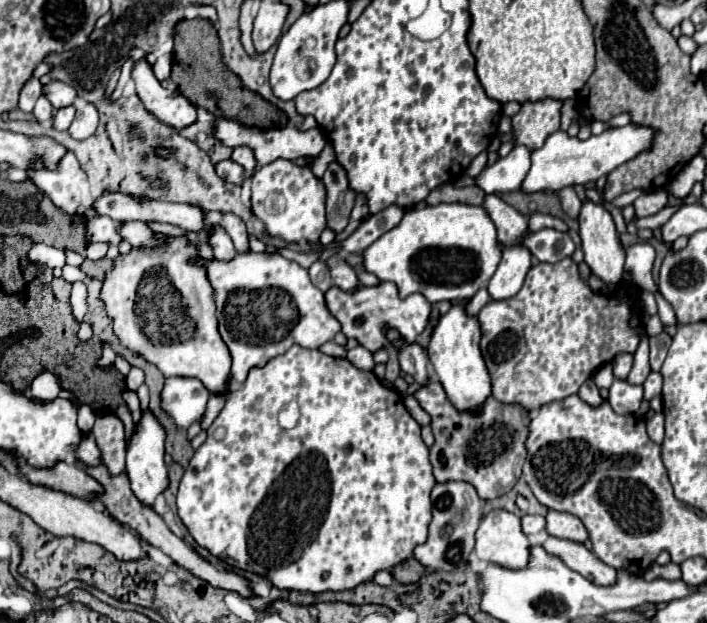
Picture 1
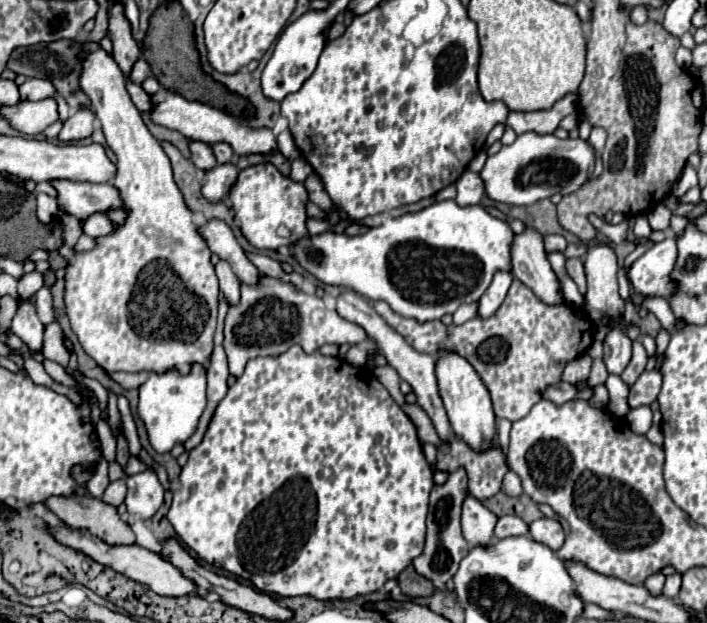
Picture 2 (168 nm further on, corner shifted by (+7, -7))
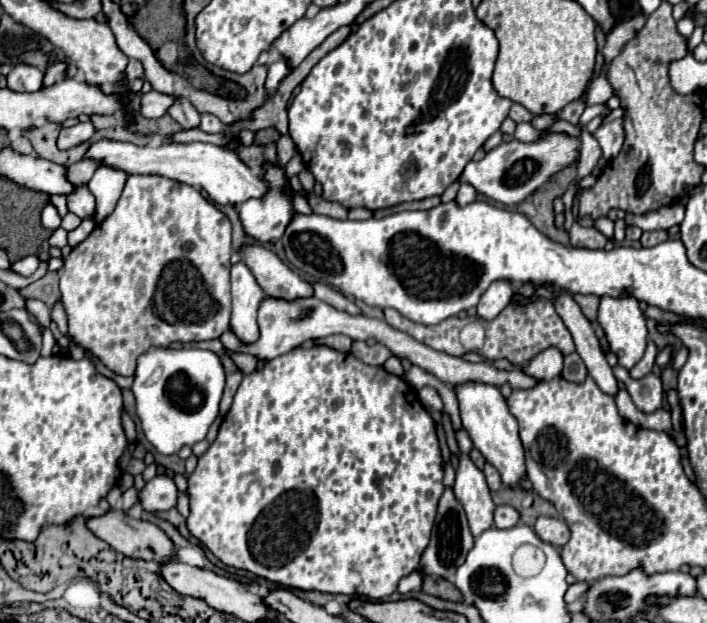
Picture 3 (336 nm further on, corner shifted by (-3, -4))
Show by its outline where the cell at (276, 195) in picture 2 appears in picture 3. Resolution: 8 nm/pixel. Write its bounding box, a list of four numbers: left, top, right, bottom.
[240,165,296,243]

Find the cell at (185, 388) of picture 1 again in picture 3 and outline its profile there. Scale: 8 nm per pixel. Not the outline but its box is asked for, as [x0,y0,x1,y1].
[132,347,224,455]

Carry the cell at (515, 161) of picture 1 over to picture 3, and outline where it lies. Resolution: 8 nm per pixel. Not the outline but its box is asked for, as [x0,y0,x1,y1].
[456,183,478,205]

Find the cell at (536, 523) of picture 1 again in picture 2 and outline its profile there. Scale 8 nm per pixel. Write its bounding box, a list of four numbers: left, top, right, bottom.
[494,516,528,538]

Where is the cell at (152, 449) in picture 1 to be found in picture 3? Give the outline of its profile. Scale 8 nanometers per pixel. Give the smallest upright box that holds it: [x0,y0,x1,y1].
[138,473,178,513]

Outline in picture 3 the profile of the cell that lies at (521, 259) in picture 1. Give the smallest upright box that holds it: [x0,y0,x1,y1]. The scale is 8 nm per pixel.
[478,279,514,319]

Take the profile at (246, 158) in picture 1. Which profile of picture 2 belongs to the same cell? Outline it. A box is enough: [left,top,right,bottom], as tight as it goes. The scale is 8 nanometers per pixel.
[210,142,234,164]

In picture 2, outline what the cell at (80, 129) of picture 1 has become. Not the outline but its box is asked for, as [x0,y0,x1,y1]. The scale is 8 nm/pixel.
[58,110,94,142]

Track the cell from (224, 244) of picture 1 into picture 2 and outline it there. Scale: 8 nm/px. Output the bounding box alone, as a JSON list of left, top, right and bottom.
[216,260,240,304]

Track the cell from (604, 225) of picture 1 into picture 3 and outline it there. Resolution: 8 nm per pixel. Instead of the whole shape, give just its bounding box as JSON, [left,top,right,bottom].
[598,295,646,369]

